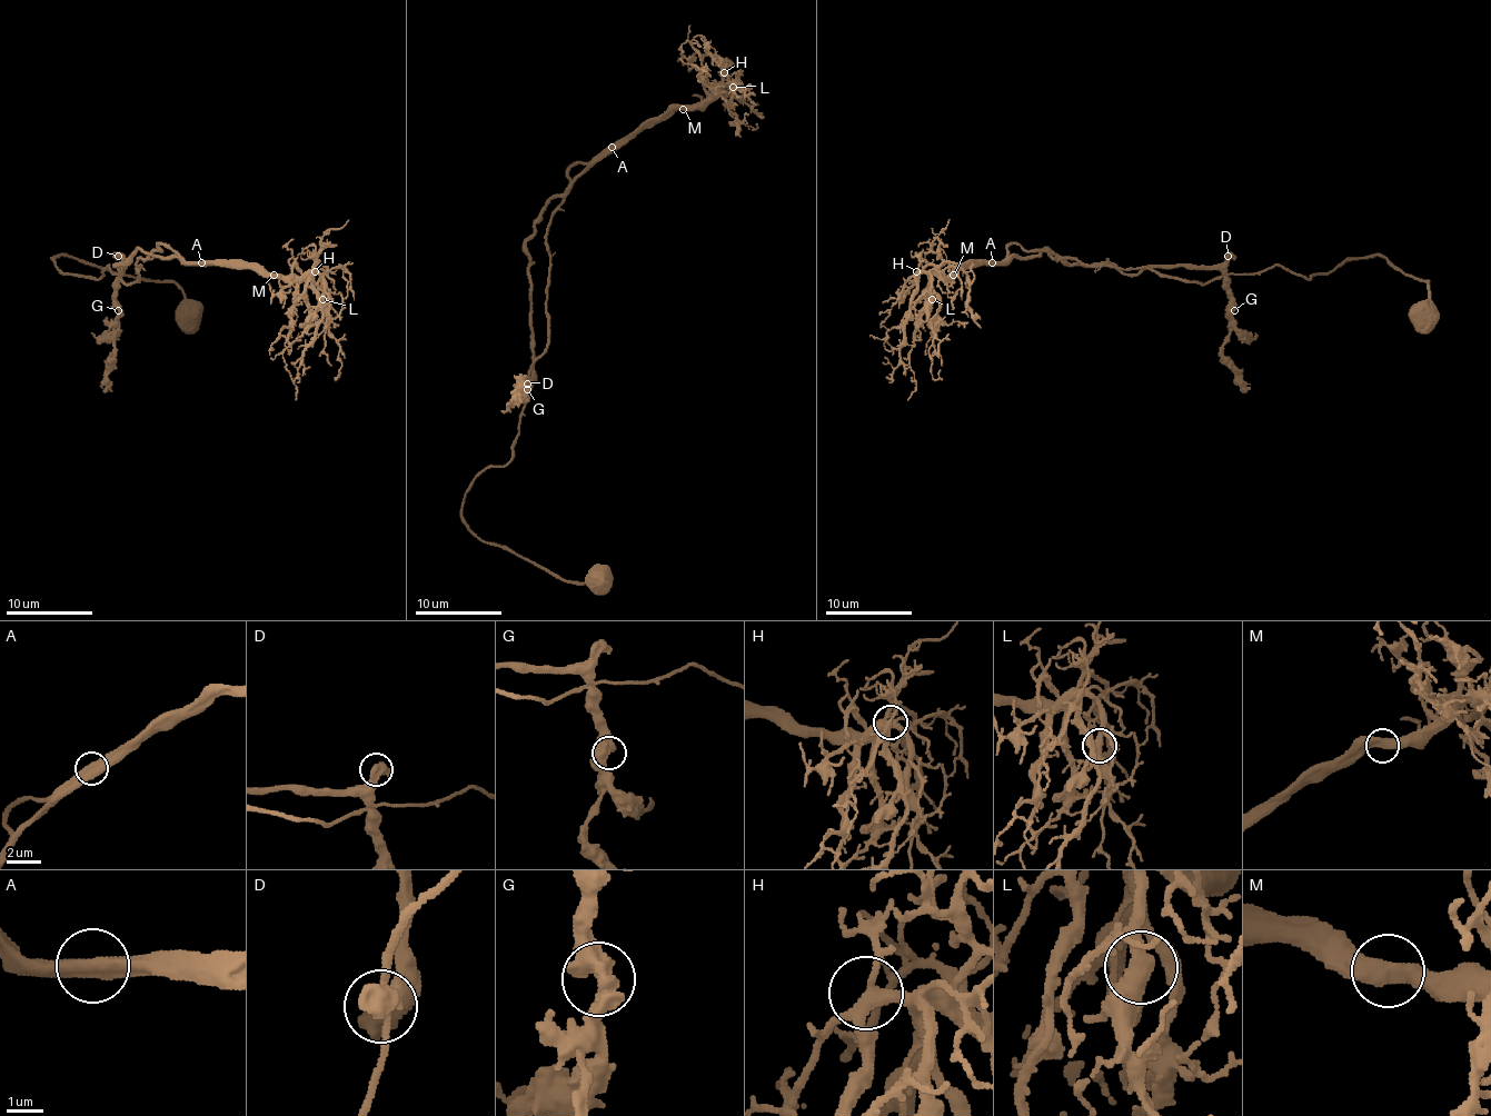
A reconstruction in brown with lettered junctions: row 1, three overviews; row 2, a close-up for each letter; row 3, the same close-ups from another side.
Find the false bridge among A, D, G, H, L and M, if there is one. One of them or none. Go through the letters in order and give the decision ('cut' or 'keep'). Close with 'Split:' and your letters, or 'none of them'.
A: keep
D: keep
G: keep
H: keep
L: keep
M: keep
Split: none of them

